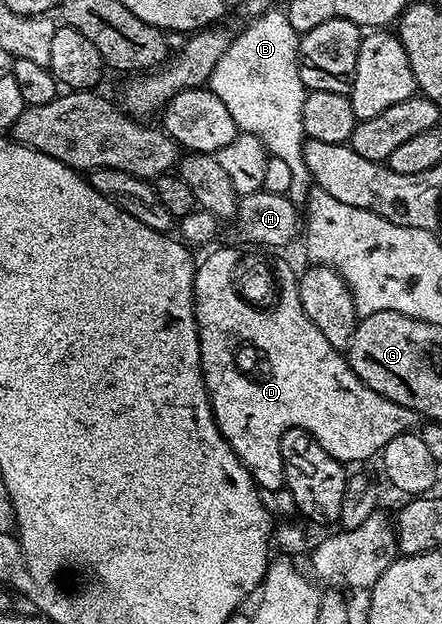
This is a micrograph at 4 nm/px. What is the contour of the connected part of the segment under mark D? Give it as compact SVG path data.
M220 247L217 251L210 252L204 260L201 258L196 269L196 279L192 283L192 302L196 304L196 328L200 338L200 368L204 374L204 387L208 390L208 399L212 403L212 416L215 417L218 429L227 439L230 449L234 449L238 461L242 461L242 465L248 470L250 477L260 490L278 490L284 487L284 466L280 460L280 439L292 427L309 431L320 442L322 449L326 449L326 453L330 453L330 457L339 459L345 465L351 465L351 463L358 462L359 459L370 458L375 451L376 454L383 452L387 443L394 441L394 437L415 432L421 426L422 416L417 411L399 407L394 401L371 391L361 379L357 379L347 358L337 348L332 347L330 341L326 341L326 337L322 337L318 325L314 325L314 321L310 321L310 317L306 317L306 309L302 309L298 275L297 272L292 272L292 267L286 260L280 259L274 263L275 286L278 288L278 294L271 305L263 307L248 303L236 290L234 272L241 259L241 253L239 254L232 247Z

